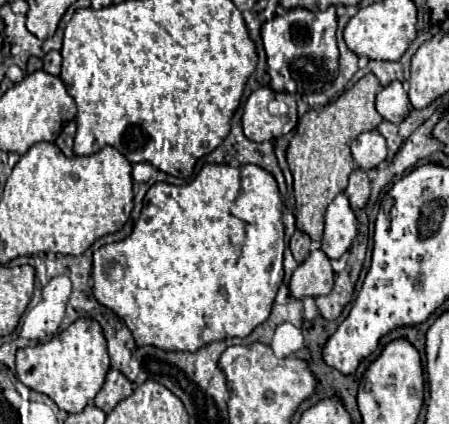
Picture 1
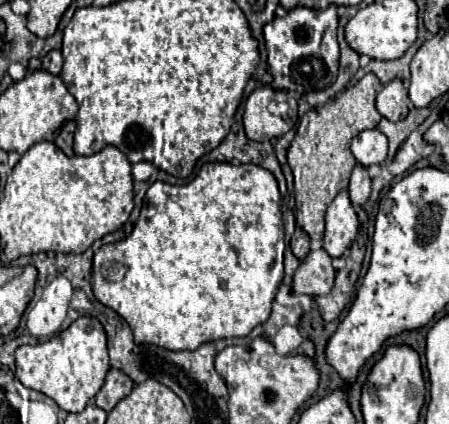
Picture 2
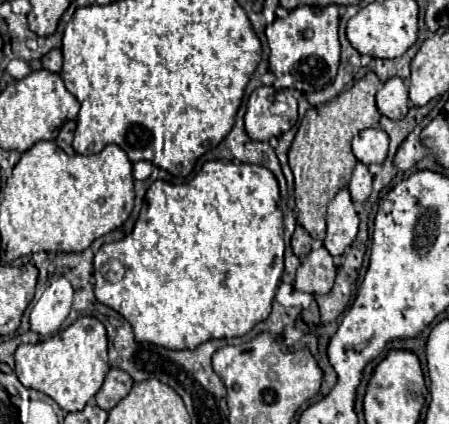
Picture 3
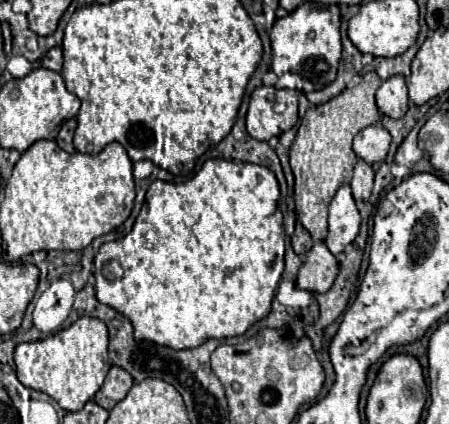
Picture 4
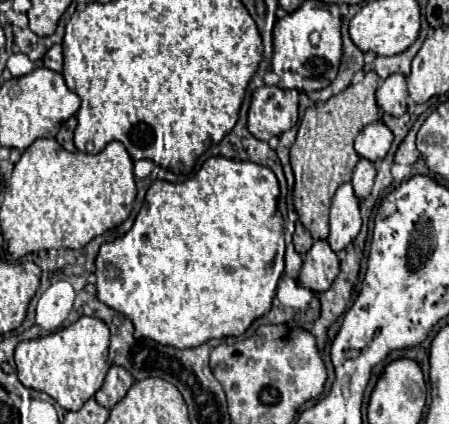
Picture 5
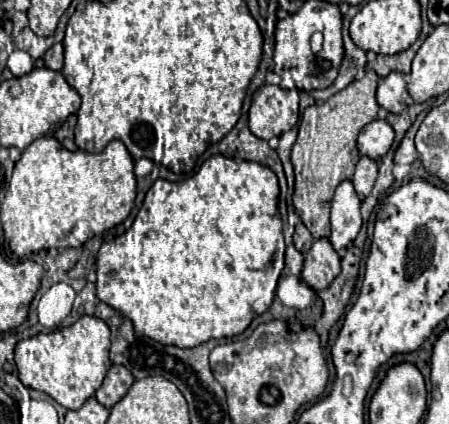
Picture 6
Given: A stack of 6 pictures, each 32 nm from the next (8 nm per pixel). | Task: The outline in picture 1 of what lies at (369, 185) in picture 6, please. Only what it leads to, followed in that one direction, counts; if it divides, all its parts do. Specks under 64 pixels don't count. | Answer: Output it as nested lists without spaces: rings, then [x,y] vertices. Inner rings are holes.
[[[354,168],[354,172],[350,174],[350,184],[346,188],[346,194],[348,194],[350,206],[354,210],[362,208],[368,202],[368,198],[370,198],[370,178],[364,170]]]

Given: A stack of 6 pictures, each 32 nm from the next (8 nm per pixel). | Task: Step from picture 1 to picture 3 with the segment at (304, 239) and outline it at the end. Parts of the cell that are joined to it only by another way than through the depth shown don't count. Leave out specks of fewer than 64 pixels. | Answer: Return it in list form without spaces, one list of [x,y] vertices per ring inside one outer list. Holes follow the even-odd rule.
[[[296,226],[294,234],[292,234],[292,250],[294,250],[294,254],[298,258],[304,258],[310,252],[310,246],[312,246],[310,234],[302,226]]]

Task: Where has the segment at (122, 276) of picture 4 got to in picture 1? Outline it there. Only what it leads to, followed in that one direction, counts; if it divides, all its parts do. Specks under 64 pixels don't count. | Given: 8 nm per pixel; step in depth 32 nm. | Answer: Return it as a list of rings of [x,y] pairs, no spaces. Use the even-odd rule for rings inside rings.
[[[204,164],[204,168],[198,172],[198,176],[184,186],[174,186],[174,184],[166,184],[166,182],[156,182],[154,186],[150,186],[150,190],[146,192],[146,204],[142,208],[142,214],[136,222],[136,226],[128,238],[114,242],[114,244],[106,244],[100,250],[94,252],[94,270],[92,270],[92,278],[94,278],[94,298],[110,308],[112,312],[116,312],[126,326],[132,330],[134,340],[138,346],[156,346],[162,350],[188,350],[188,352],[196,352],[198,348],[202,348],[204,344],[216,342],[216,340],[224,340],[224,338],[244,338],[248,336],[258,324],[262,324],[268,316],[270,316],[270,308],[272,302],[276,298],[276,292],[282,284],[284,278],[283,257],[286,249],[284,241],[284,224],[282,224],[282,200],[280,200],[280,192],[278,192],[278,184],[274,180],[274,176],[254,164],[244,164],[244,166],[228,166],[228,164]]]

